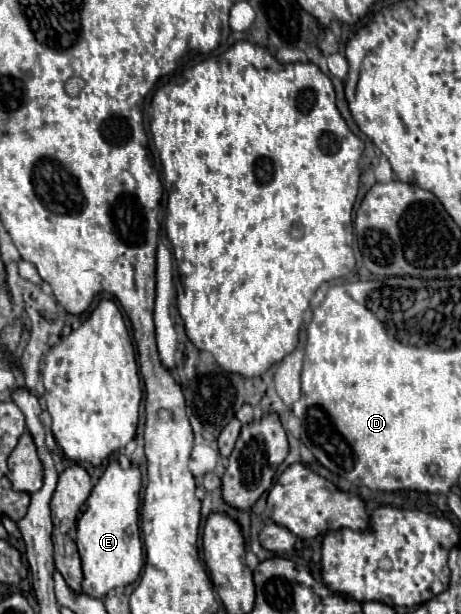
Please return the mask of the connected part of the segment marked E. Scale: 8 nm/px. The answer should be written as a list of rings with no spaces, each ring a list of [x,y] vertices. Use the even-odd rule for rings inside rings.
[[[110,462],[78,516],[76,547],[84,570],[82,592],[90,598],[104,598],[112,588],[136,582],[143,569],[143,543],[138,528],[140,480],[136,466],[122,470],[118,462]]]

